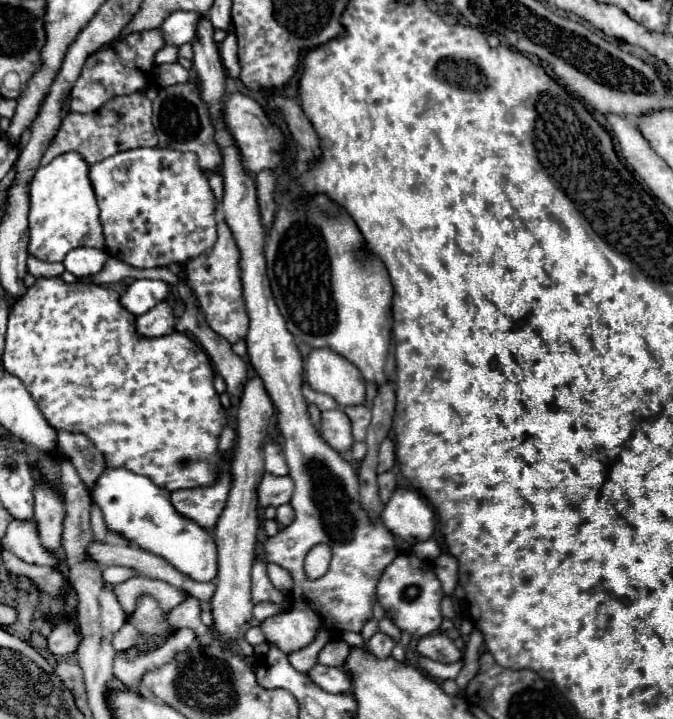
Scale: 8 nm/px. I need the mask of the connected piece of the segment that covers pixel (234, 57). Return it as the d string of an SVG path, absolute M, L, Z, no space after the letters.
M228 32L226 40L222 42L220 56L222 56L222 64L228 70L228 76L230 78L238 78L240 76L240 64L238 64L238 46L236 46L234 32Z

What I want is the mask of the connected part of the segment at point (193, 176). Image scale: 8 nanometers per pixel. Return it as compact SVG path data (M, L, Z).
M134 148L104 162L90 166L90 180L100 206L100 224L106 240L106 252L134 268L164 268L170 264L186 264L188 260L212 250L216 232L216 198L208 184L206 172L198 166L194 152L172 148Z

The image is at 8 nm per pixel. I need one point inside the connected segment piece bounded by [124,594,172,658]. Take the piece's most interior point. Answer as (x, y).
(148, 618)

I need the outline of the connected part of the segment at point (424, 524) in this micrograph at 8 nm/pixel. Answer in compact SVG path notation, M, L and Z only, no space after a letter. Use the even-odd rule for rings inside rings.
M396 488L382 512L384 526L406 544L424 542L434 532L434 512L412 488Z

